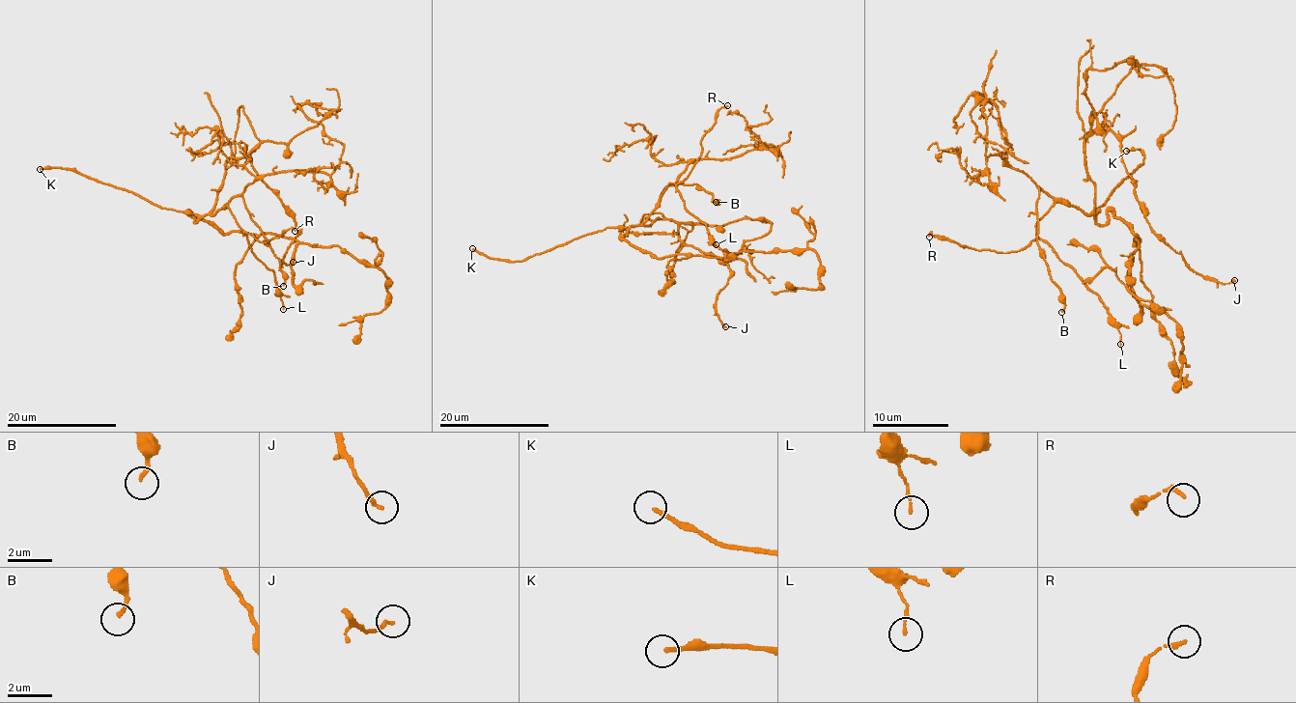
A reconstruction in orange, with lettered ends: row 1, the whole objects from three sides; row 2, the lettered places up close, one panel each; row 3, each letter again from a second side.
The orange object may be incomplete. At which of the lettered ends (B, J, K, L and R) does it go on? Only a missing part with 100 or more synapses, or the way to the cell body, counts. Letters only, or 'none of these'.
K

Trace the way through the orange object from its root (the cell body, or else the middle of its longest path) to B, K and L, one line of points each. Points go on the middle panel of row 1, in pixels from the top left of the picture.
B: (626, 241), (623, 236), (646, 219), (669, 185), (695, 183), (712, 193), (716, 202)
K: (626, 241), (621, 239), (630, 227), (609, 227), (521, 261), (489, 258), (472, 248)
L: (626, 241), (623, 236), (646, 219), (672, 182), (685, 208), (707, 227), (716, 244)

